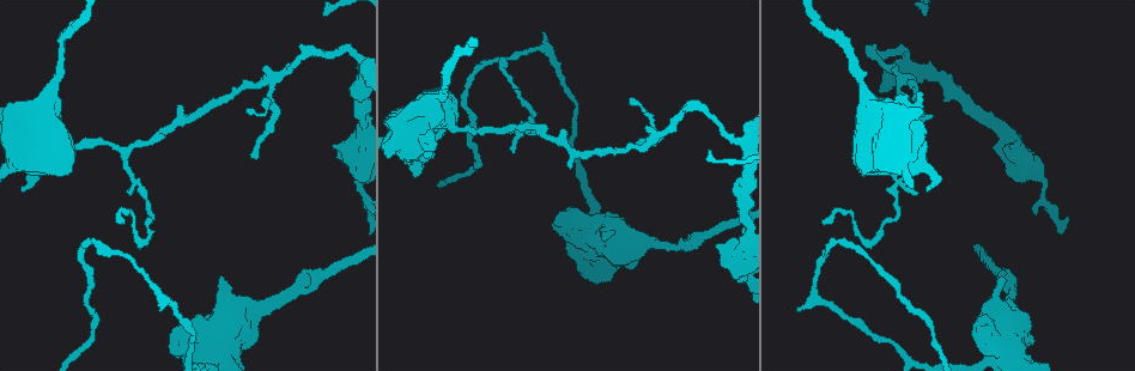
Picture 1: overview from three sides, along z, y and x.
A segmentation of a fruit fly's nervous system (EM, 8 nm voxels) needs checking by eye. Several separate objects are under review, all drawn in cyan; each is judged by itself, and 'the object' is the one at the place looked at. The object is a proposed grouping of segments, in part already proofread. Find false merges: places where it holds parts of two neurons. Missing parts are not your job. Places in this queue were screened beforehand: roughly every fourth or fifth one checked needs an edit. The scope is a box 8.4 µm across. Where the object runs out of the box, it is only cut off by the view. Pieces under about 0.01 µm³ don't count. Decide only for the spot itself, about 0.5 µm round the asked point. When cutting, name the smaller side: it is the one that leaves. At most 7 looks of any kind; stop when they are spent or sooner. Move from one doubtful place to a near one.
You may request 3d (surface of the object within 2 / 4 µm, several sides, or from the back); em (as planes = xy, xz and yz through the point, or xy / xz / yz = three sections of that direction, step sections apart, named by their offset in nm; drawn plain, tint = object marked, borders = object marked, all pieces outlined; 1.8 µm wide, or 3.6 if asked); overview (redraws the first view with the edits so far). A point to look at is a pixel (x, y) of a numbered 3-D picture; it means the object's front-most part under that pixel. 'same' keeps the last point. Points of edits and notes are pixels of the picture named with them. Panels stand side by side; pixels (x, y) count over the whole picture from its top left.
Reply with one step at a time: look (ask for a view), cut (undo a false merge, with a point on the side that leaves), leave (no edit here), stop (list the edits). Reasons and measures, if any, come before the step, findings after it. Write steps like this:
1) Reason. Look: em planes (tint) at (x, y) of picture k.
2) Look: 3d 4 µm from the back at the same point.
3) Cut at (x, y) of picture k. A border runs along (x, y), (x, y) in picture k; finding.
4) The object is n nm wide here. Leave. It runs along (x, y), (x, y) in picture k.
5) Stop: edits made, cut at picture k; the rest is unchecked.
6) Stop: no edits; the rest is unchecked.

Sharp bend. Look: em planes (tint) at (902, 49) of picture 1.

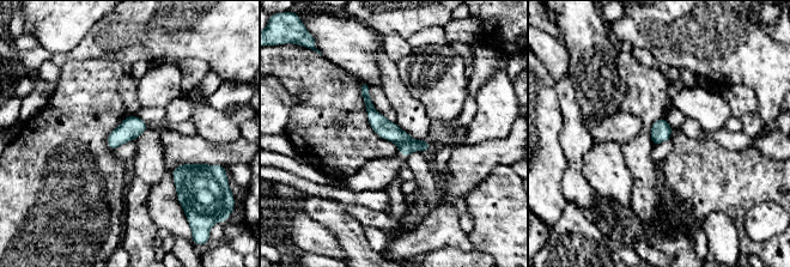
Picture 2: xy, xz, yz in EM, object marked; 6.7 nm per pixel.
The object is 130 nm wide here. Cut at (413, 145) of picture 2. A border runs along (412, 139), (399, 147) in picture 2; a second neuron is stuck on.

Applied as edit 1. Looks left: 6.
Abrupt turn. Look: 3d 4 µm at (224, 339) of picture 1.

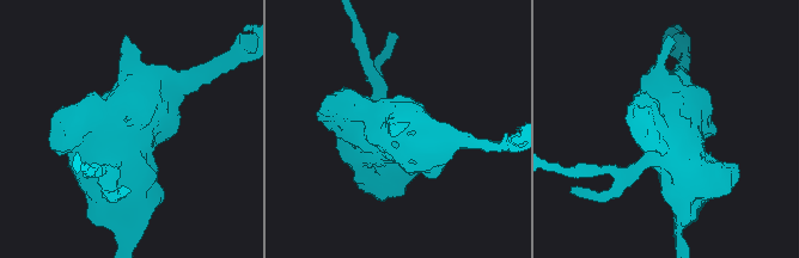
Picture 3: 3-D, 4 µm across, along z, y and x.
Look: em 3.6 µm planes (tint) at (128, 127) of picture 3.

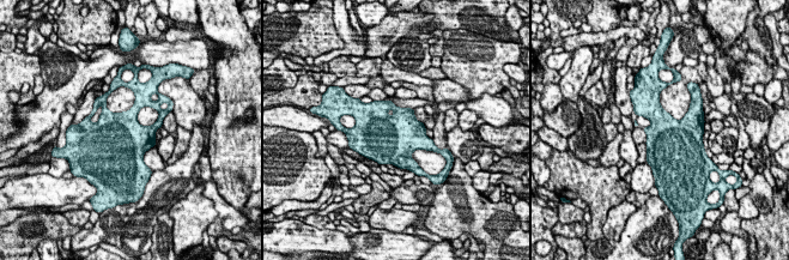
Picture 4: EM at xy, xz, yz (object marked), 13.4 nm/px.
Leave. One neuron here.

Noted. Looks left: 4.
Calibre changes. Look: 3d 4 µm at (423, 118) of picture 1.

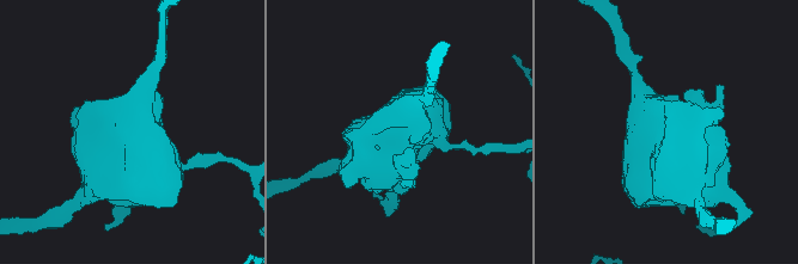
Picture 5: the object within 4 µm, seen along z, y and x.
Look: em 3.6 µm xy step 4 (tint) at (397, 130) of picture 5.

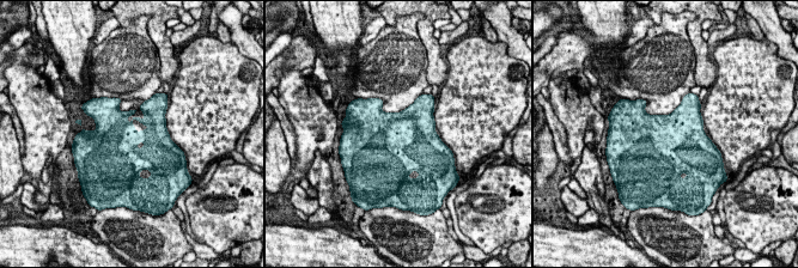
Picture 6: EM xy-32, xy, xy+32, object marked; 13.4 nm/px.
Look: em 3.6 µm planes (tint) at the same point.

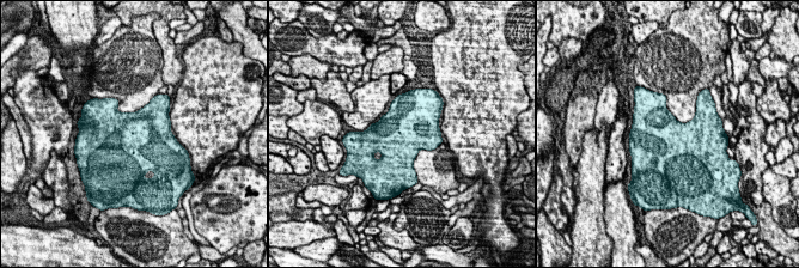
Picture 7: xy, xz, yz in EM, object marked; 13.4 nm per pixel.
The object is 700 nm wide here. Leave. One neuron here.

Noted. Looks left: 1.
Stop: edits made, cut at picture 2; the rest is unchecked.

